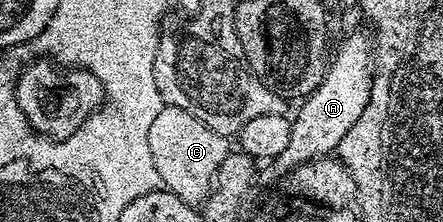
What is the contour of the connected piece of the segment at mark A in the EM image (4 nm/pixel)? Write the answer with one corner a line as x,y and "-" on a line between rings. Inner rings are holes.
352,32
340,44
340,49
331,57
322,81
310,95
299,105
296,116
292,120
290,143
282,154
271,161
270,168
276,178
283,178
298,166
311,160
328,158
346,138
350,126
362,118
362,110
366,110
366,102
370,102
372,89
372,73
374,71
374,44
364,32

